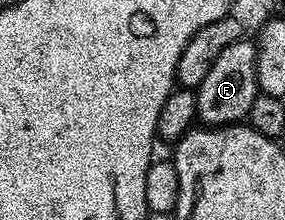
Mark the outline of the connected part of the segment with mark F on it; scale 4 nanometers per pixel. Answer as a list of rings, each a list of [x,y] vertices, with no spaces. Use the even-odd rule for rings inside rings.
[[[243,38],[224,46],[220,58],[212,62],[212,70],[200,82],[196,90],[198,98],[198,120],[206,126],[225,126],[245,121],[250,115],[250,107],[260,95],[256,78],[256,58],[258,50],[253,39]]]

